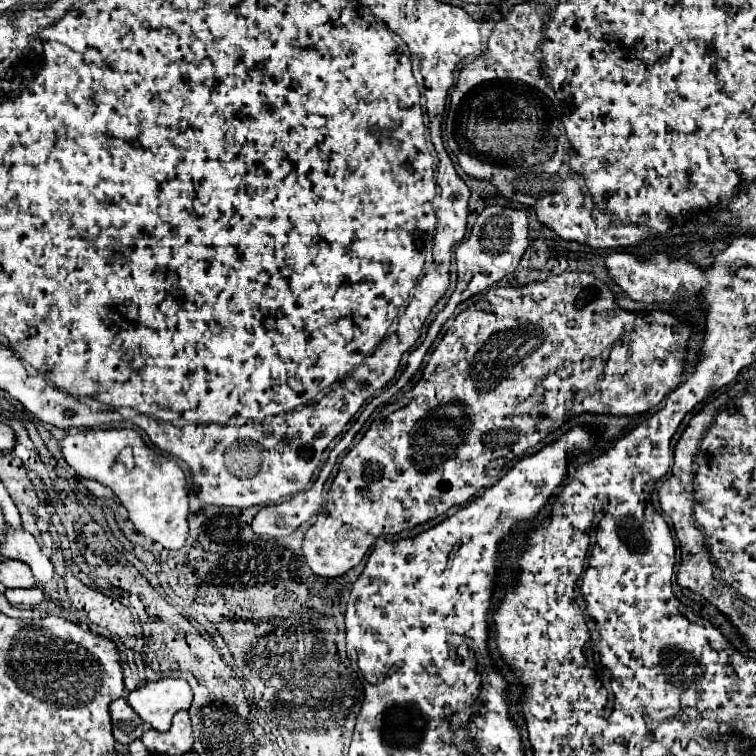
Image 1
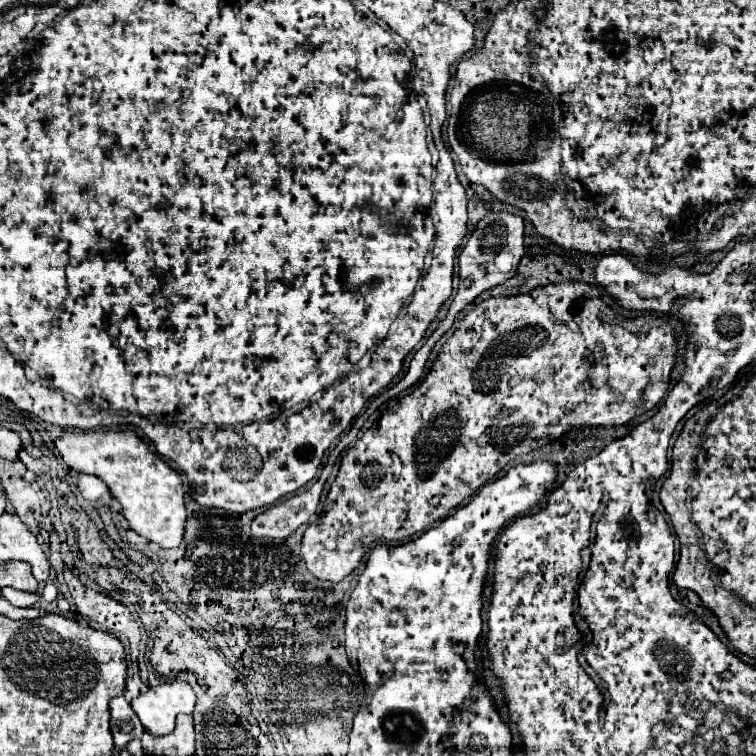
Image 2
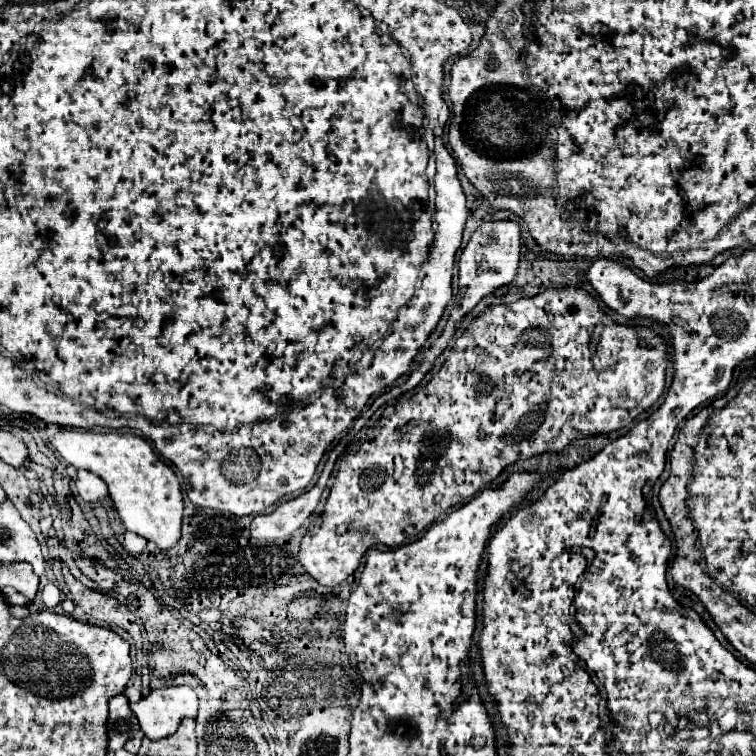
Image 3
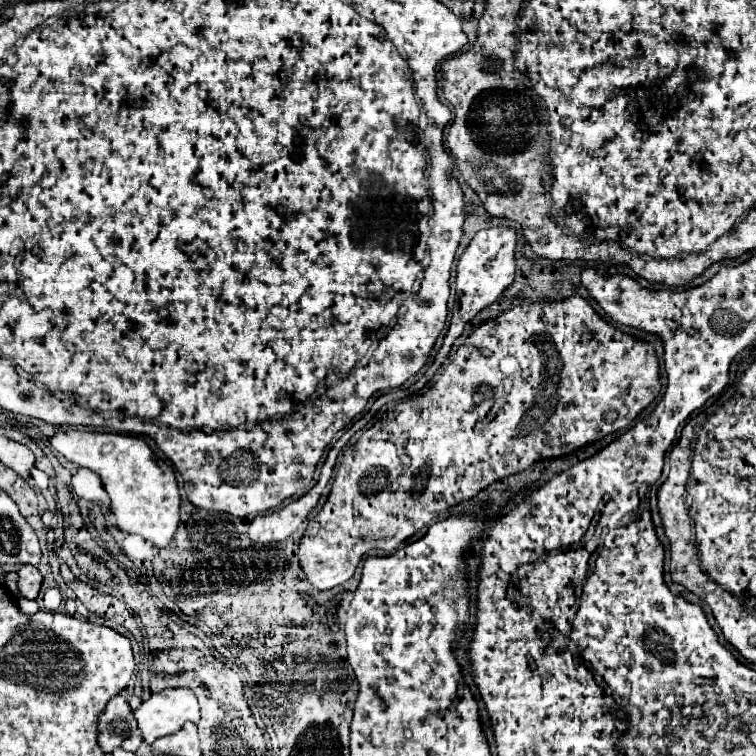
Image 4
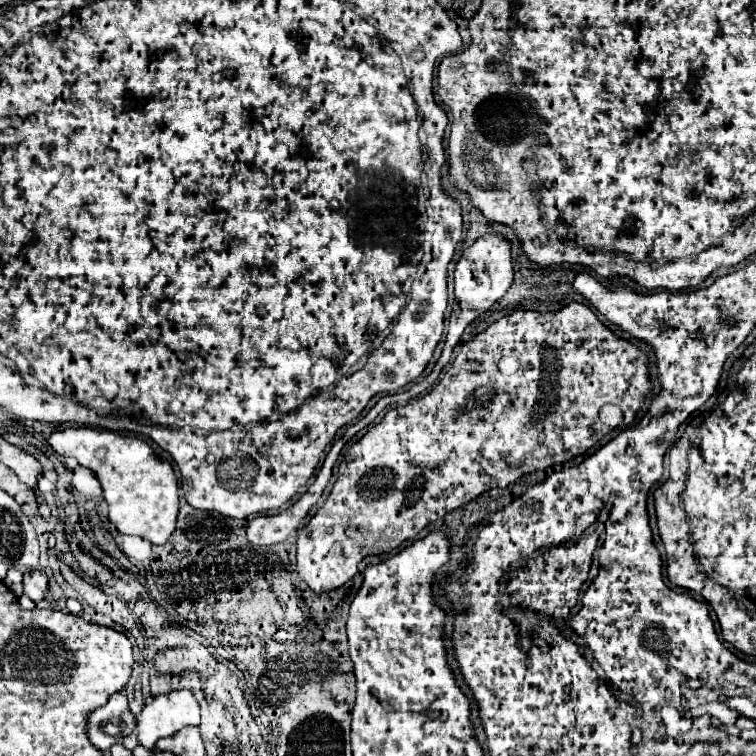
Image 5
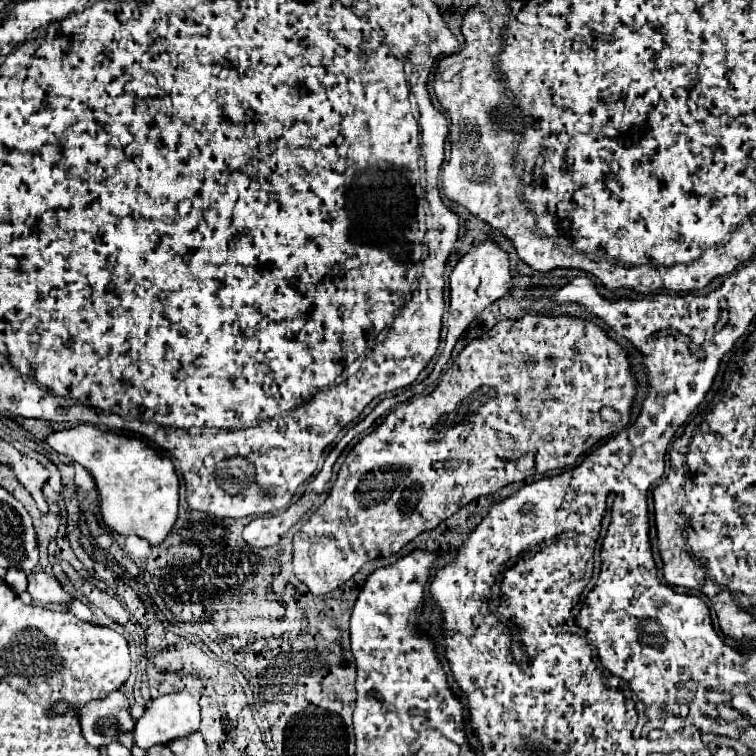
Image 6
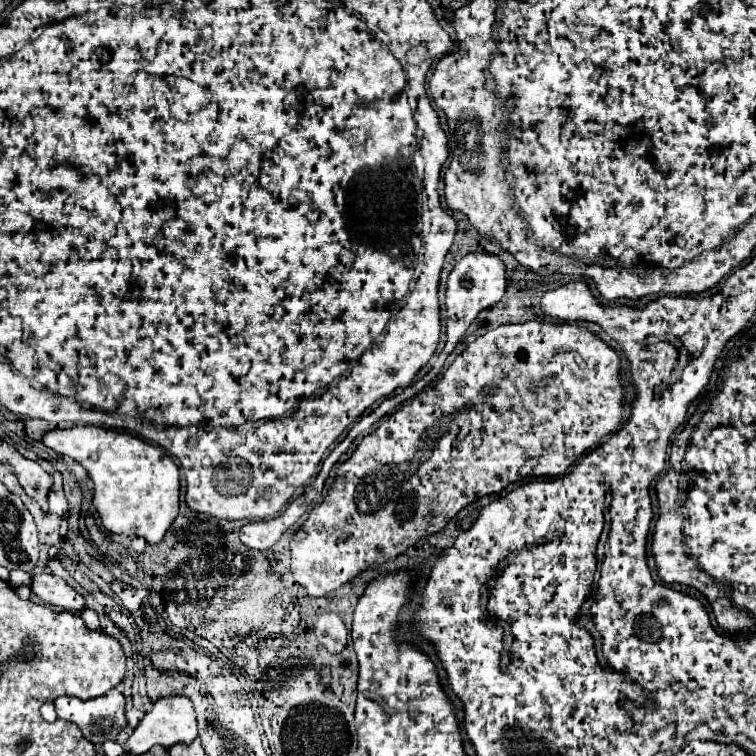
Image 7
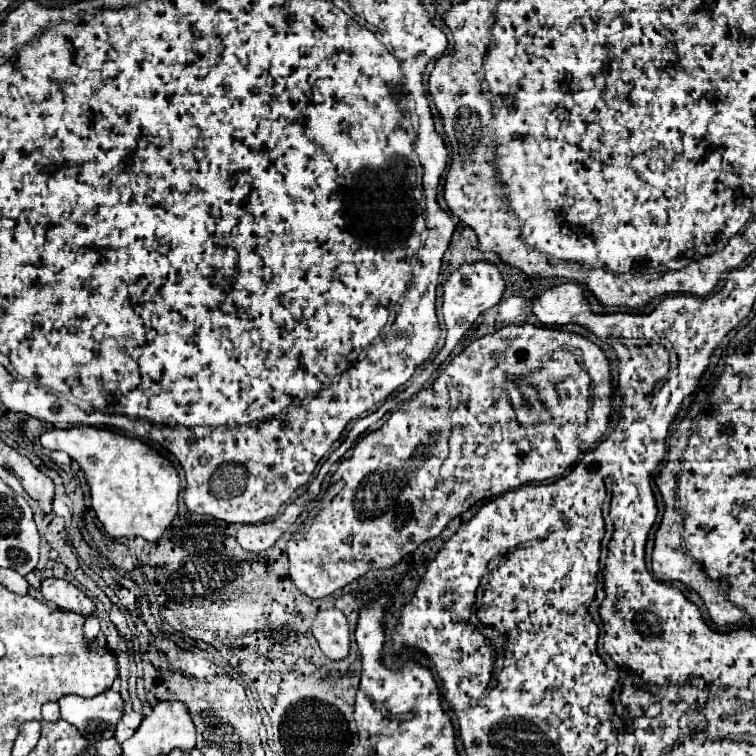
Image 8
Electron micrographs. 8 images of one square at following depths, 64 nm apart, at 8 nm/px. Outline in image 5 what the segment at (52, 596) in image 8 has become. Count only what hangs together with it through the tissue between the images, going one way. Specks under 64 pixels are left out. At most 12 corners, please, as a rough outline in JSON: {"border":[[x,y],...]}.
{"border":[[44,570],[24,576],[24,594],[44,600],[48,576]]}

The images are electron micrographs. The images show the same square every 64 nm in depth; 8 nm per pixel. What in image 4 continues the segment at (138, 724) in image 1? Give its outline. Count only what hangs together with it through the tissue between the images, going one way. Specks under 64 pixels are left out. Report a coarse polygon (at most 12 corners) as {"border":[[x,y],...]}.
{"border":[[122,694],[110,698],[98,716],[98,744],[120,746],[136,728]]}

